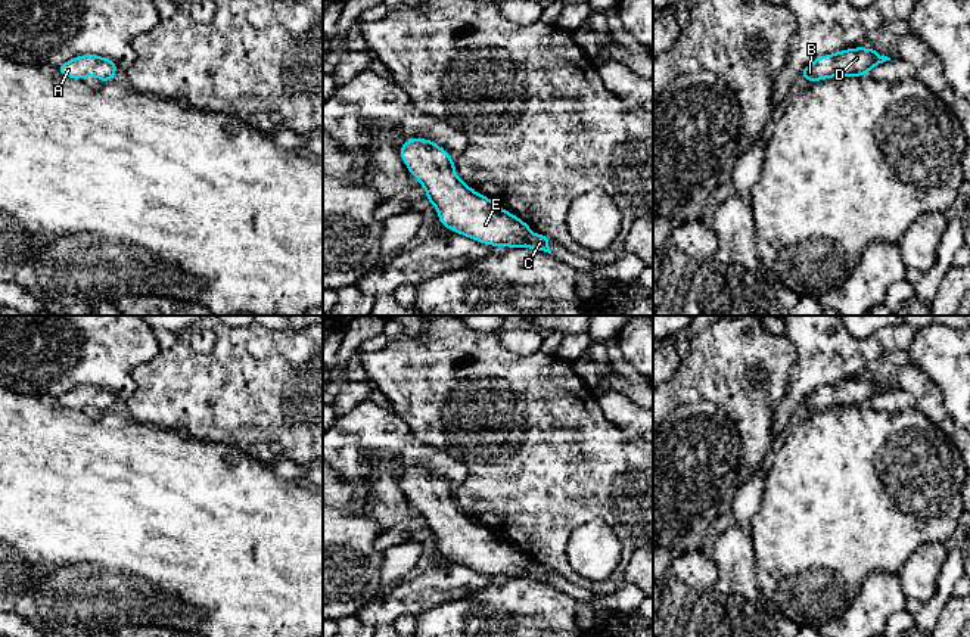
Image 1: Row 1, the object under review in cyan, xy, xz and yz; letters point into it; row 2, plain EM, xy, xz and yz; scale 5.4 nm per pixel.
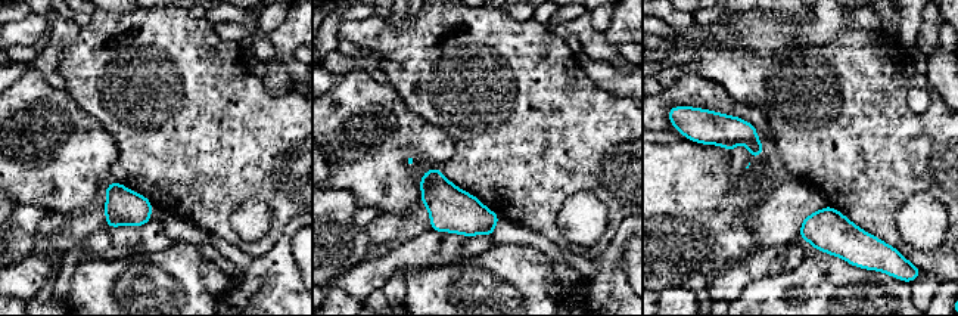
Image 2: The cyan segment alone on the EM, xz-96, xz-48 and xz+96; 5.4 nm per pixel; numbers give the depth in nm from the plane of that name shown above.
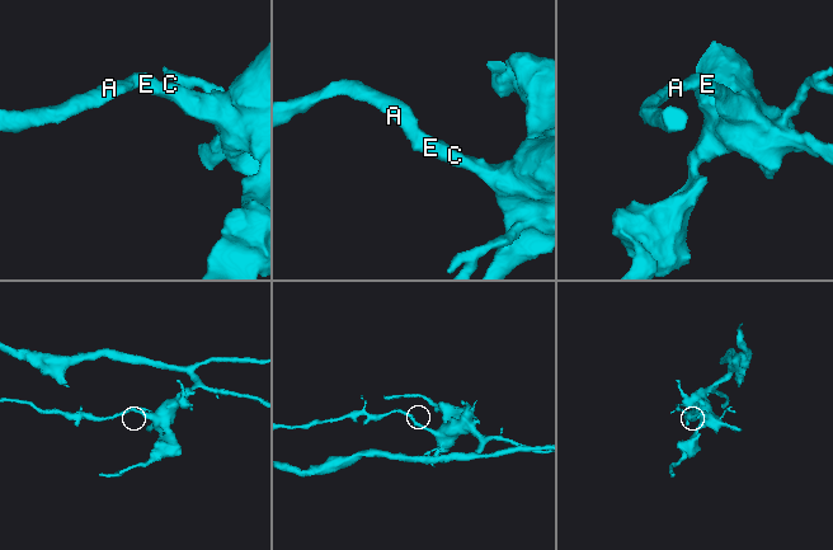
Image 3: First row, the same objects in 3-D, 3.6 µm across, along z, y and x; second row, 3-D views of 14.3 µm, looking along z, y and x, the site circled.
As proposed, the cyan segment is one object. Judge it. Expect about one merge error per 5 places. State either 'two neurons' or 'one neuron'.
one neuron

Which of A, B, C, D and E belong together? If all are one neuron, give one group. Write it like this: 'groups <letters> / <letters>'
groups A B C D E

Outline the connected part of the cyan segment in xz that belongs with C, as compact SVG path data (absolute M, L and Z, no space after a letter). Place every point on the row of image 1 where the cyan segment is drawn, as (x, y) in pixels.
M410 139L399 149L410 173L438 209L441 224L491 246L532 248L551 254L550 237L532 230L456 175L454 159L432 140Z

